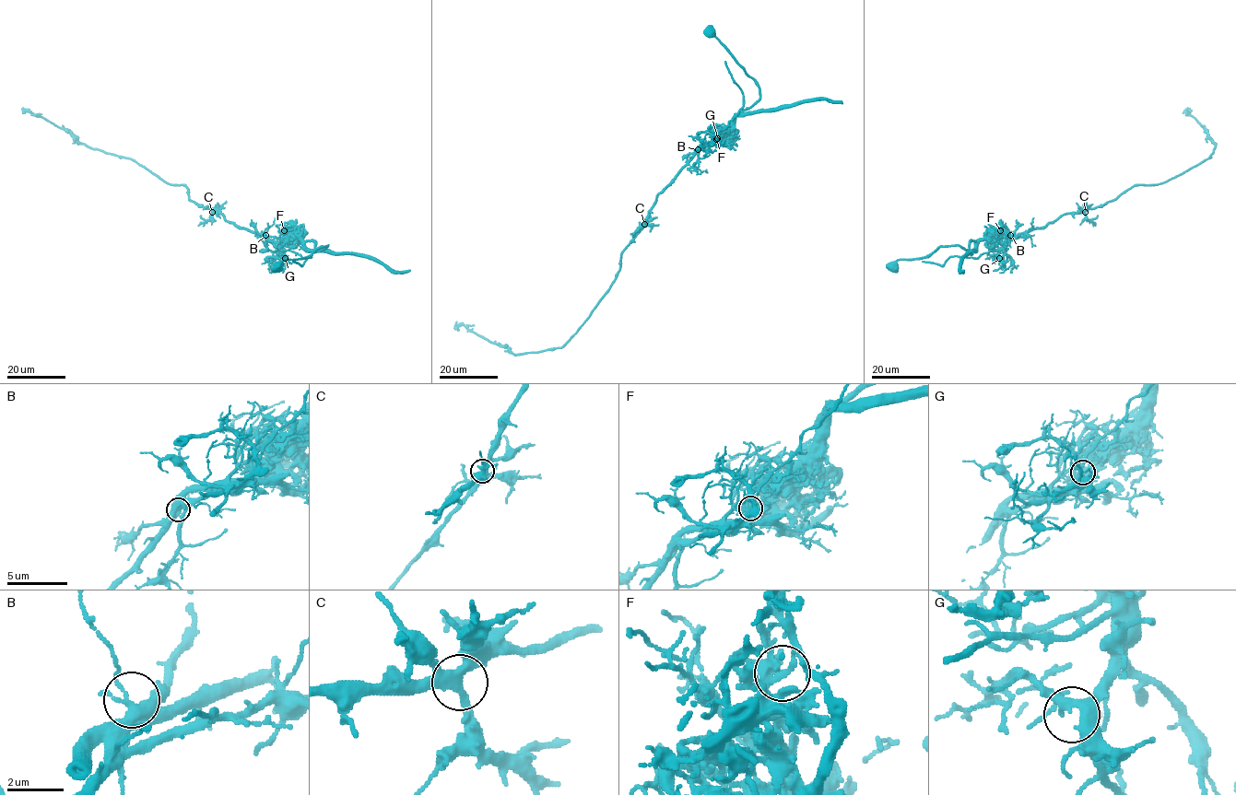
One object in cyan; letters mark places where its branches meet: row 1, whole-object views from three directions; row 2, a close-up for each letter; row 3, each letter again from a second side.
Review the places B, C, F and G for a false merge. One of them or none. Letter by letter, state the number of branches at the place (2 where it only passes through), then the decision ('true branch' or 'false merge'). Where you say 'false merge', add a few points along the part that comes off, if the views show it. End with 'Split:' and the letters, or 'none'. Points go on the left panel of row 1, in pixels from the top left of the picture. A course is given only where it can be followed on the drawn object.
B: 4 | true branch
C: 4 | true branch
F: 5 | false merge | (284, 230), (292, 234), (288, 243), (237, 227), (191, 200), (184, 185), (24, 113)
G: 4 | true branch
Split: F

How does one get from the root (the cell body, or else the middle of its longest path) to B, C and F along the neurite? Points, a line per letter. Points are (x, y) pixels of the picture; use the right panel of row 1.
B: (891, 269), (899, 260), (926, 258), (941, 246), (969, 250), (971, 240), (995, 239), (1003, 243), (1010, 235)
C: (891, 269), (941, 246), (1006, 243), (1085, 212)
F: (891, 269), (899, 260), (926, 258), (941, 246), (959, 245), (969, 250), (971, 240), (994, 238), (1000, 230)

